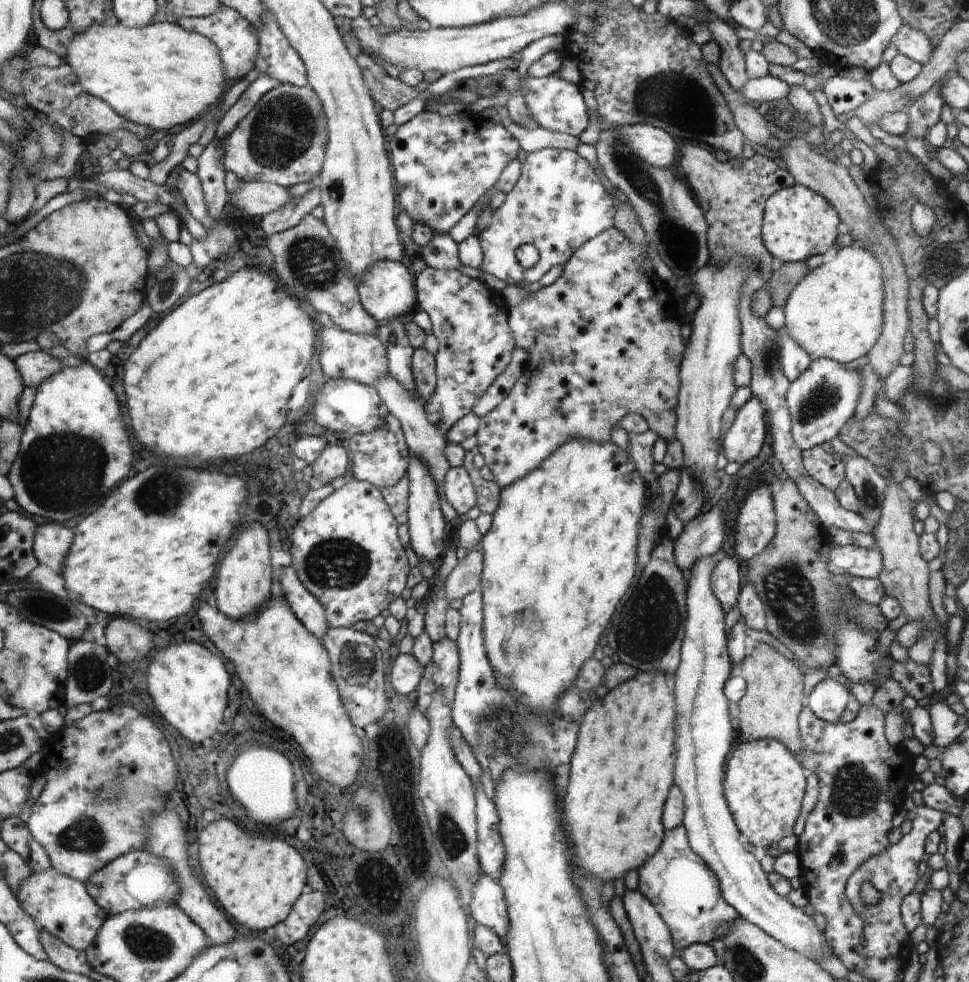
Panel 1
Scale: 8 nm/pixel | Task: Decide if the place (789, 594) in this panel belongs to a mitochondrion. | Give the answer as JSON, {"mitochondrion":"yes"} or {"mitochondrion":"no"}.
{"mitochondrion":"yes"}

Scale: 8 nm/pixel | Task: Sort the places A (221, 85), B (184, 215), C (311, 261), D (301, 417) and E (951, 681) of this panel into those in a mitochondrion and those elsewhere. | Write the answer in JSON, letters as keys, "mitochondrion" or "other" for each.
{"A":"other","B":"other","C":"mitochondrion","D":"mitochondrion","E":"other"}

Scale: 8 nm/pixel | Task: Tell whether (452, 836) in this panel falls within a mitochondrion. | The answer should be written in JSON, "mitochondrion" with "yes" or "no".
{"mitochondrion":"yes"}

